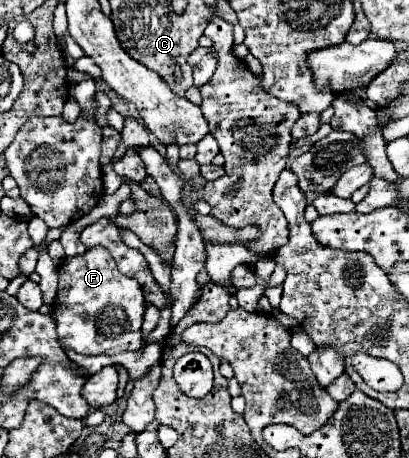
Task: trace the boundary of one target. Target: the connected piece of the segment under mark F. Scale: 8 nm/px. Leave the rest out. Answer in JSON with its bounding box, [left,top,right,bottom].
[54,246,146,354]

